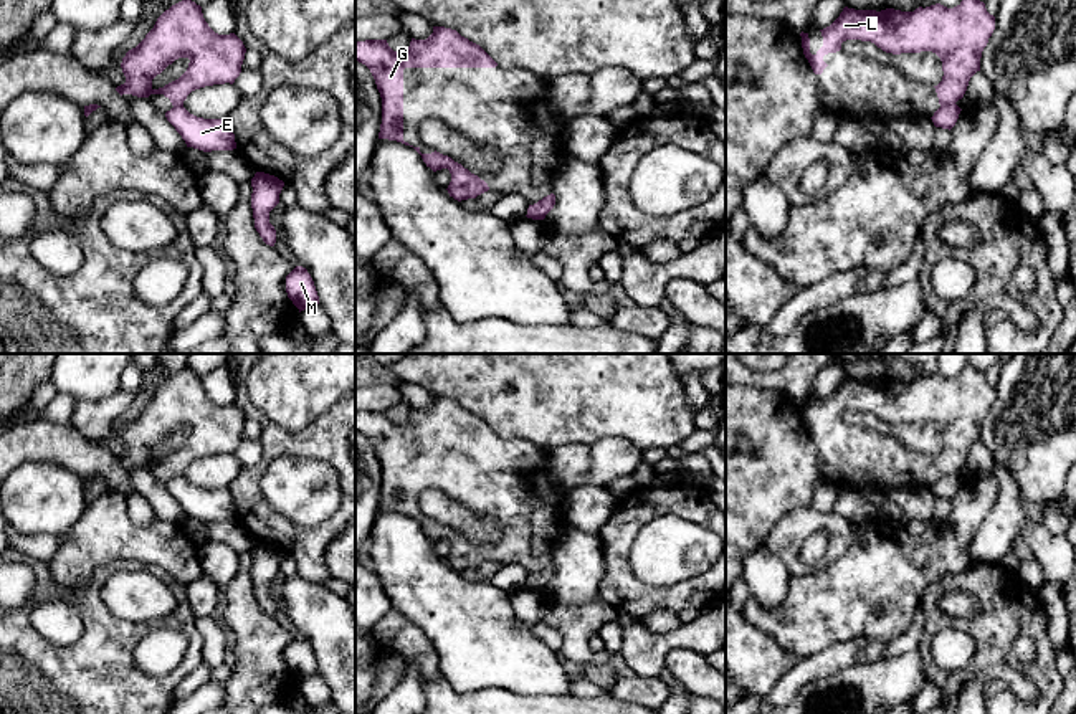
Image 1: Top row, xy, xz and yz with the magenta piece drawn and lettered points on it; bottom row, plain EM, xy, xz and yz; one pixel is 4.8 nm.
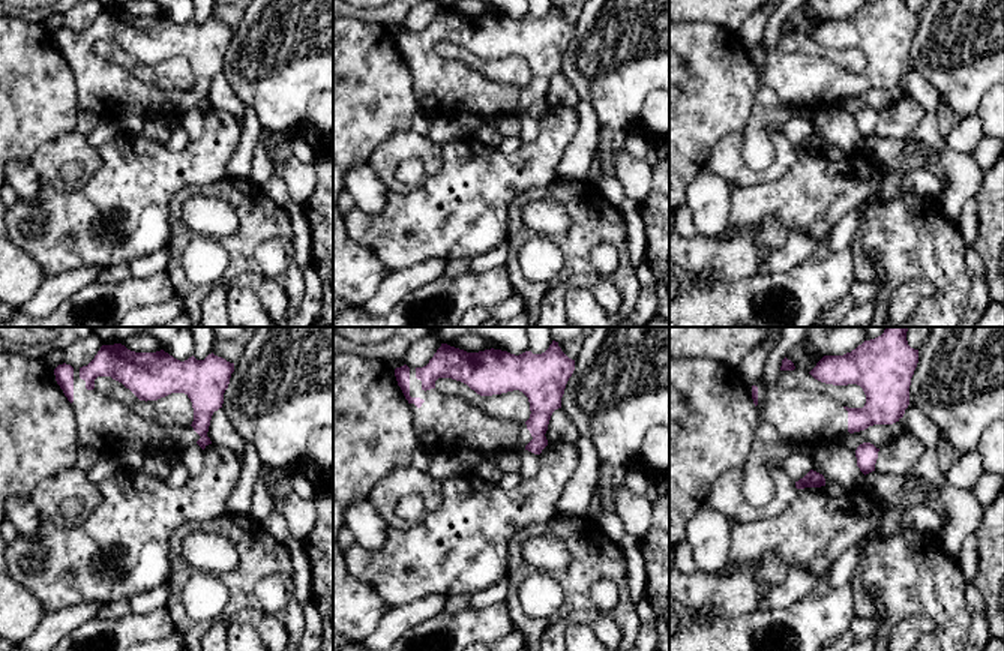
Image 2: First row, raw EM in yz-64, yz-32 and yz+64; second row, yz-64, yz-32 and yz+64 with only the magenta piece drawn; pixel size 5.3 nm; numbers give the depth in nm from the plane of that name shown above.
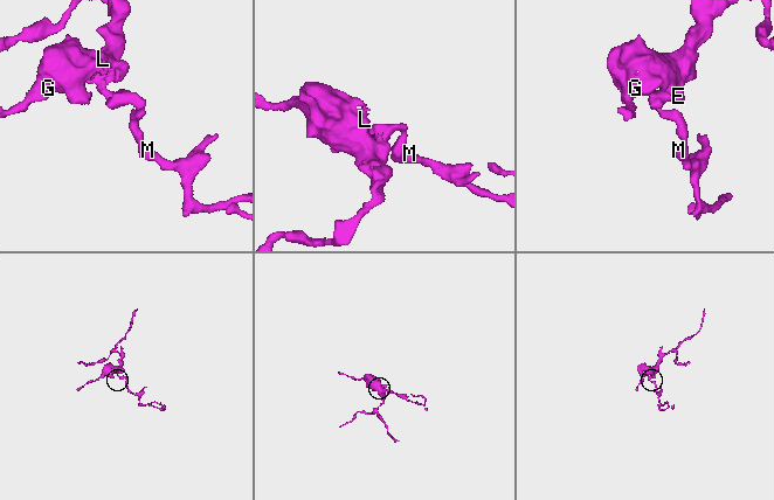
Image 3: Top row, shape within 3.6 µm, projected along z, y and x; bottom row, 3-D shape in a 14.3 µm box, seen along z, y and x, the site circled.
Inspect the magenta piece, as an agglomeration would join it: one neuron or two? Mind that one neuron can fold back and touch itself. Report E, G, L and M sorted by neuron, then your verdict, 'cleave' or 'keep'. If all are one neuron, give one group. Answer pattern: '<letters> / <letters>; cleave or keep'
E M / G L; cleave

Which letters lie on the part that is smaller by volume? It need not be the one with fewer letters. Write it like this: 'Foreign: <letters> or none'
Foreign: E, M

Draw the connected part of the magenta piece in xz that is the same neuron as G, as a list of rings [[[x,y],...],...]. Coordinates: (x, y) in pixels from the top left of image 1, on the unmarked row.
[[[433,397],[433,403],[426,410],[412,408],[407,421],[393,421],[387,410],[365,410],[355,413],[355,431],[365,435],[377,455],[382,468],[382,494],[379,509],[397,511],[410,516],[403,511],[403,440],[405,438],[496,438],[498,433],[476,413],[461,407],[456,400],[445,397]]]

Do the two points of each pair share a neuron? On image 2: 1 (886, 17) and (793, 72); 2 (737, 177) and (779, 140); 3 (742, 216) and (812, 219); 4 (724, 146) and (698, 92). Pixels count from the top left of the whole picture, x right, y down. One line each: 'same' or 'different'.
1: same
2: same
3: same
4: different

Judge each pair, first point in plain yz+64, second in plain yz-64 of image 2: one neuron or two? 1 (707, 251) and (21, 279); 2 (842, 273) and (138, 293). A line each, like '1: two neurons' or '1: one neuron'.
1: one neuron
2: one neuron

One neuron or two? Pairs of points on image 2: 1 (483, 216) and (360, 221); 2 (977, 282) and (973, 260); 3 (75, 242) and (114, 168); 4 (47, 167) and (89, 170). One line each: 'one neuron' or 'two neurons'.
1: one neuron
2: one neuron
3: one neuron
4: one neuron

